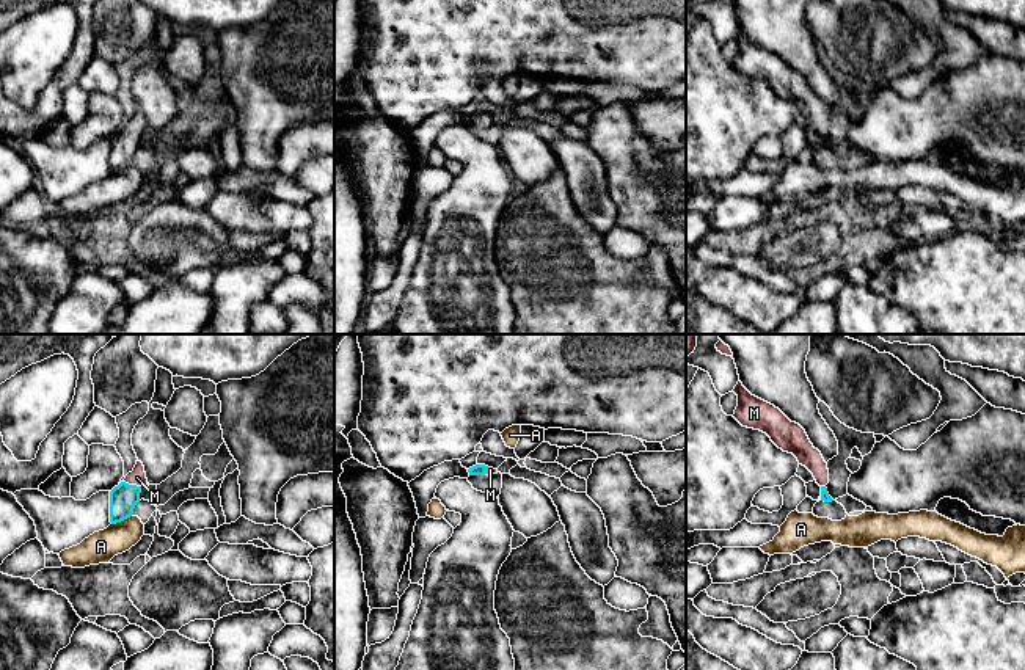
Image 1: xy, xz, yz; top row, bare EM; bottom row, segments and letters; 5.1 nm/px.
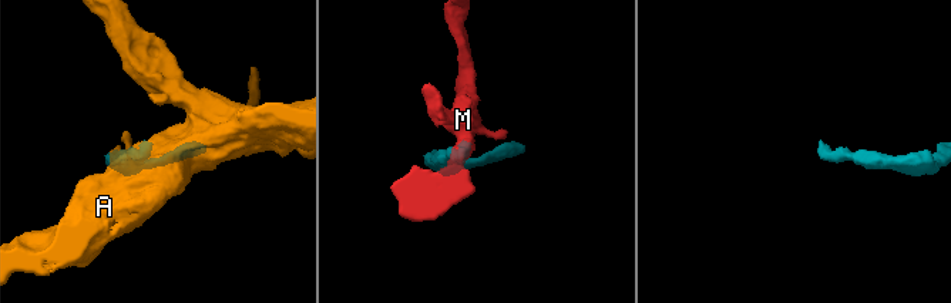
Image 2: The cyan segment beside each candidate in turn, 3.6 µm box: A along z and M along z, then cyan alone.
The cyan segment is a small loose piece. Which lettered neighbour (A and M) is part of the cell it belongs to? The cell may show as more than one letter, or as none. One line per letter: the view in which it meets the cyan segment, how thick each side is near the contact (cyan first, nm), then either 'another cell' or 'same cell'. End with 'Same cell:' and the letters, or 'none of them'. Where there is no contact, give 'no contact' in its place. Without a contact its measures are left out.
A: meets cyan in xy; 140 nm thick on the cyan side, 160 nm on the other; another cell
M: meets cyan in xy; 140 nm thick on the cyan side, 80 nm on the other; same cell
Same cell: M

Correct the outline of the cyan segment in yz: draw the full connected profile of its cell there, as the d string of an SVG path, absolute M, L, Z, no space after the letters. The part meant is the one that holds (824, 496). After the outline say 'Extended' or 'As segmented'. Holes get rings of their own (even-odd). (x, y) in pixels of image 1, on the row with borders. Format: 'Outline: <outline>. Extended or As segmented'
Outline: M741 381L733 392L738 395L738 406L733 417L747 428L766 433L771 441L783 452L793 453L799 464L805 466L821 486L821 501L832 502L826 485L829 469L821 452L813 447L805 430L791 422L779 408L752 395Z. Extended

